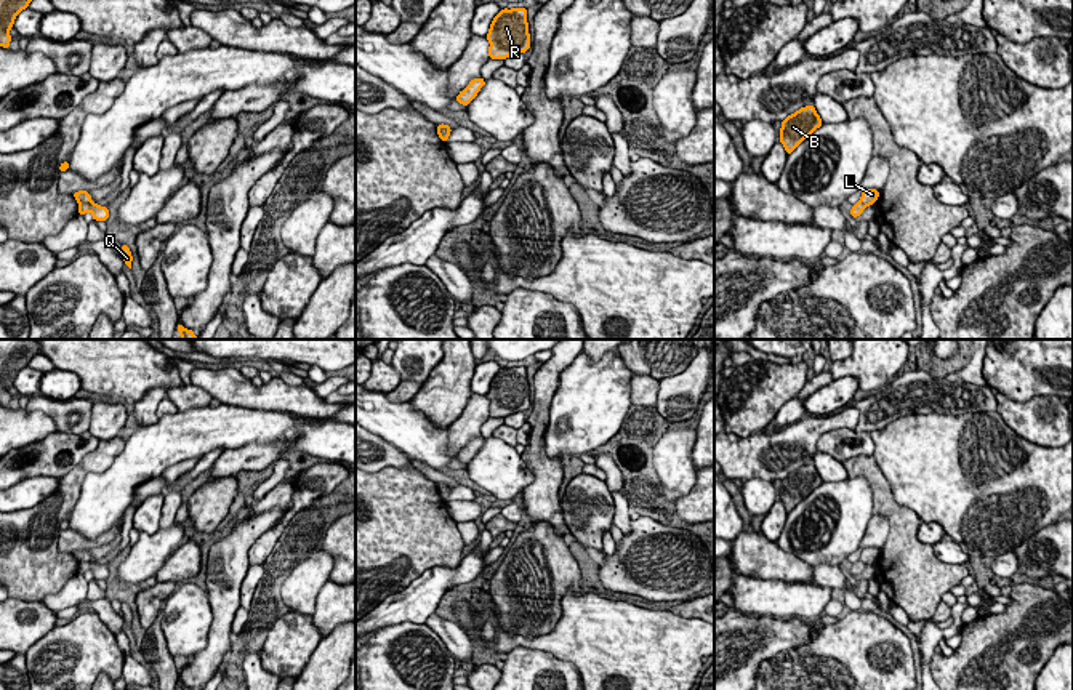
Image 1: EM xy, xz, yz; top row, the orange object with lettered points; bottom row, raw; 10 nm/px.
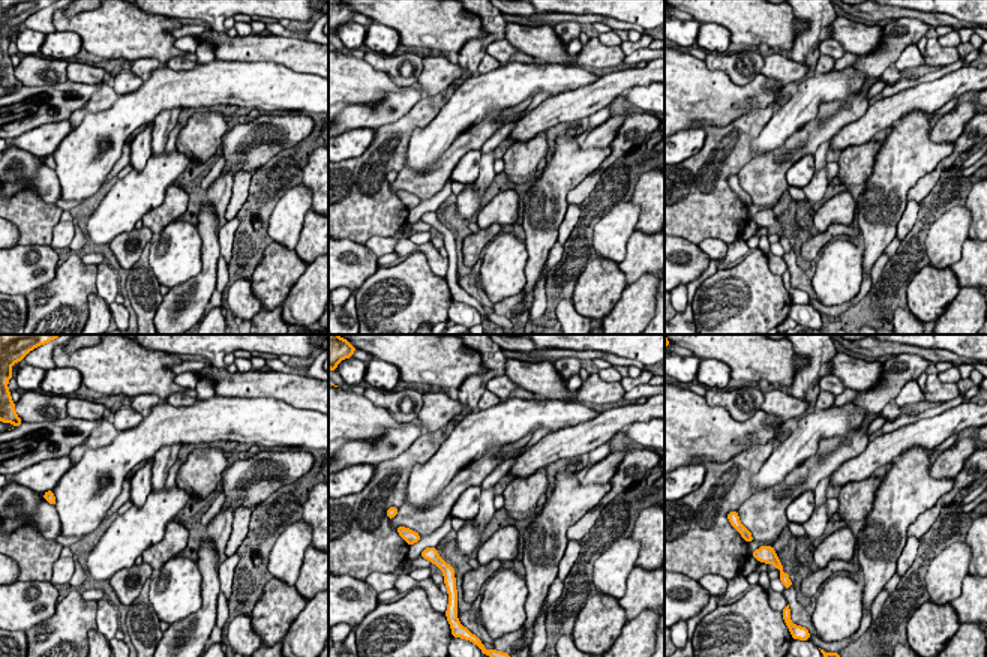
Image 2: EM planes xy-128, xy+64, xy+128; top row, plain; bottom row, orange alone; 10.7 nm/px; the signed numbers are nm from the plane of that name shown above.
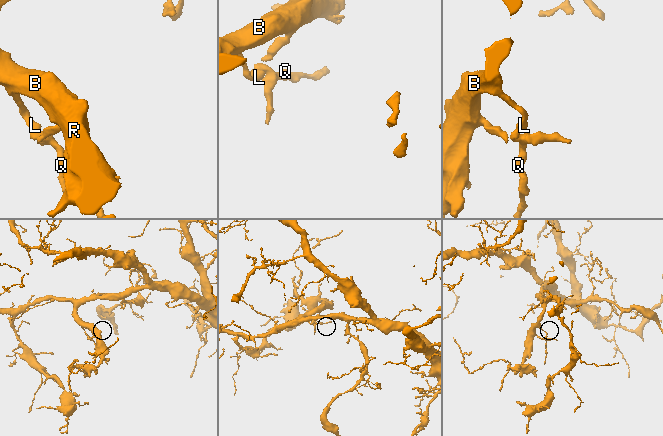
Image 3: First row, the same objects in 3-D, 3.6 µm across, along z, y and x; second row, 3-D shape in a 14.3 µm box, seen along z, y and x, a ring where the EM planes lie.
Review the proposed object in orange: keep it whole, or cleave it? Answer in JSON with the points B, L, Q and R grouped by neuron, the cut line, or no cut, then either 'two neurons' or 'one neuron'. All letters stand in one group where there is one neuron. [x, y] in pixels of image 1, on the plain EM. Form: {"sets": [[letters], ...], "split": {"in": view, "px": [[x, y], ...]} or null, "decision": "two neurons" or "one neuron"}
{"sets": [["B", "L", "R"], ["Q"]], "split": {"in": "xy", "px": [[92, 561], [79, 562]]}, "decision": "two neurons"}

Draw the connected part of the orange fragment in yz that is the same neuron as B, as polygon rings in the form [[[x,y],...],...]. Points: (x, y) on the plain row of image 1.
[[[812,463],[788,474],[780,487],[780,501],[785,504],[785,511],[791,512],[806,496],[820,487],[822,482]]]

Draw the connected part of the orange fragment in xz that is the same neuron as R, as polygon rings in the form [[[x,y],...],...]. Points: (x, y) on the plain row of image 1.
[[[527,367],[500,368],[485,394],[490,418],[506,418],[525,411],[530,403]]]

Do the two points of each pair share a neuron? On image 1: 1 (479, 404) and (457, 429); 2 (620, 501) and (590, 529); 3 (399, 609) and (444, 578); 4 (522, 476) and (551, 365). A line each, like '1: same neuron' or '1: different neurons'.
1: same neuron
2: different neurons
3: same neuron
4: different neurons

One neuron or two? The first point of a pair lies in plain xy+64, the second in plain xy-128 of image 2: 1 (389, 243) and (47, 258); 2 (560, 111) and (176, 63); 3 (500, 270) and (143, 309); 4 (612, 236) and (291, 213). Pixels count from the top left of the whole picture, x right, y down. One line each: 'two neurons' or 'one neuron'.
1: two neurons
2: two neurons
3: two neurons
4: one neuron

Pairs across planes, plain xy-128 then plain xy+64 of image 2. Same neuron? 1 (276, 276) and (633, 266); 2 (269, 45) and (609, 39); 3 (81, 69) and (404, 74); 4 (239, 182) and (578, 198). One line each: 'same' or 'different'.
1: different
2: different
3: different
4: same

